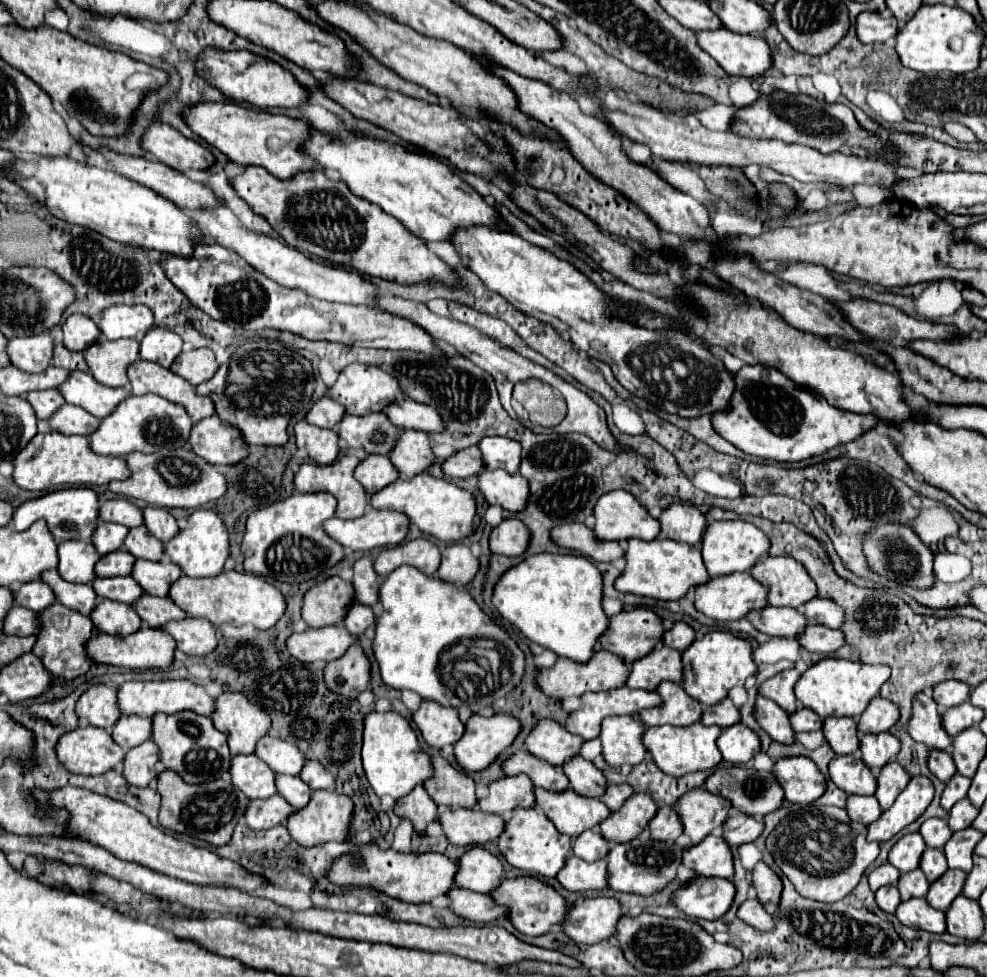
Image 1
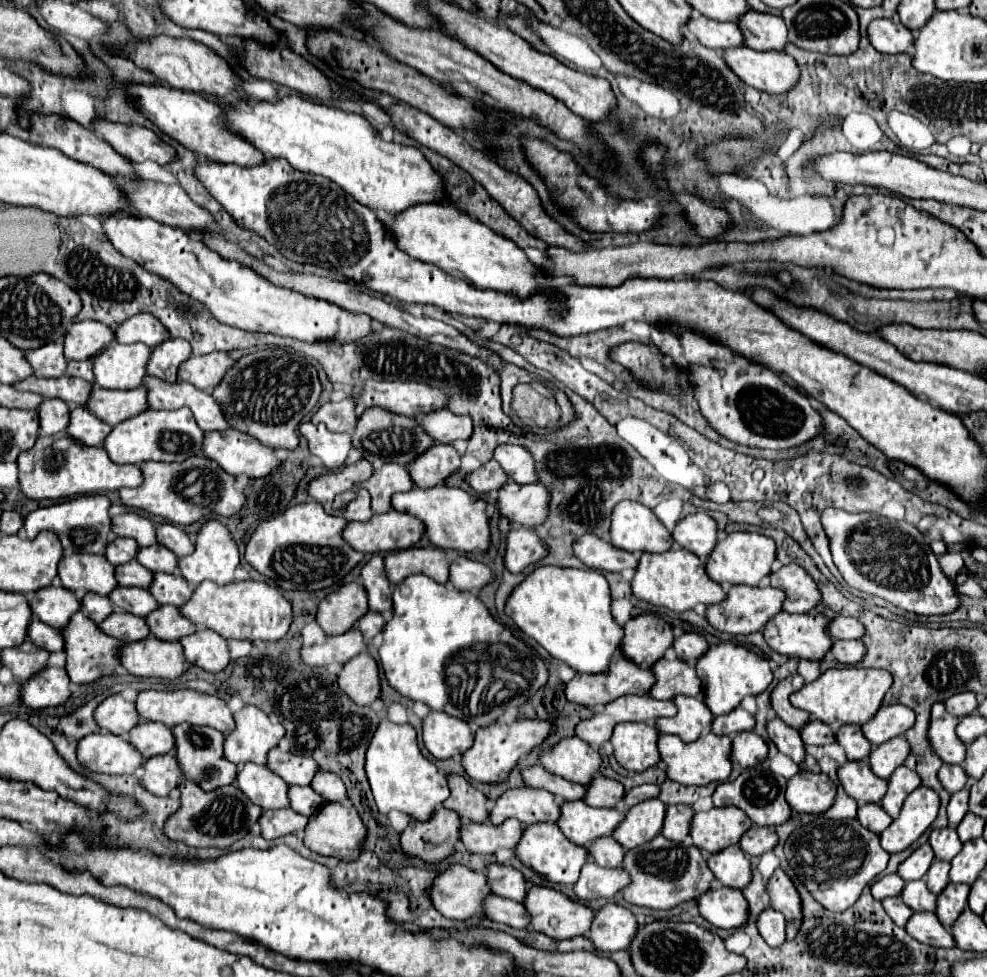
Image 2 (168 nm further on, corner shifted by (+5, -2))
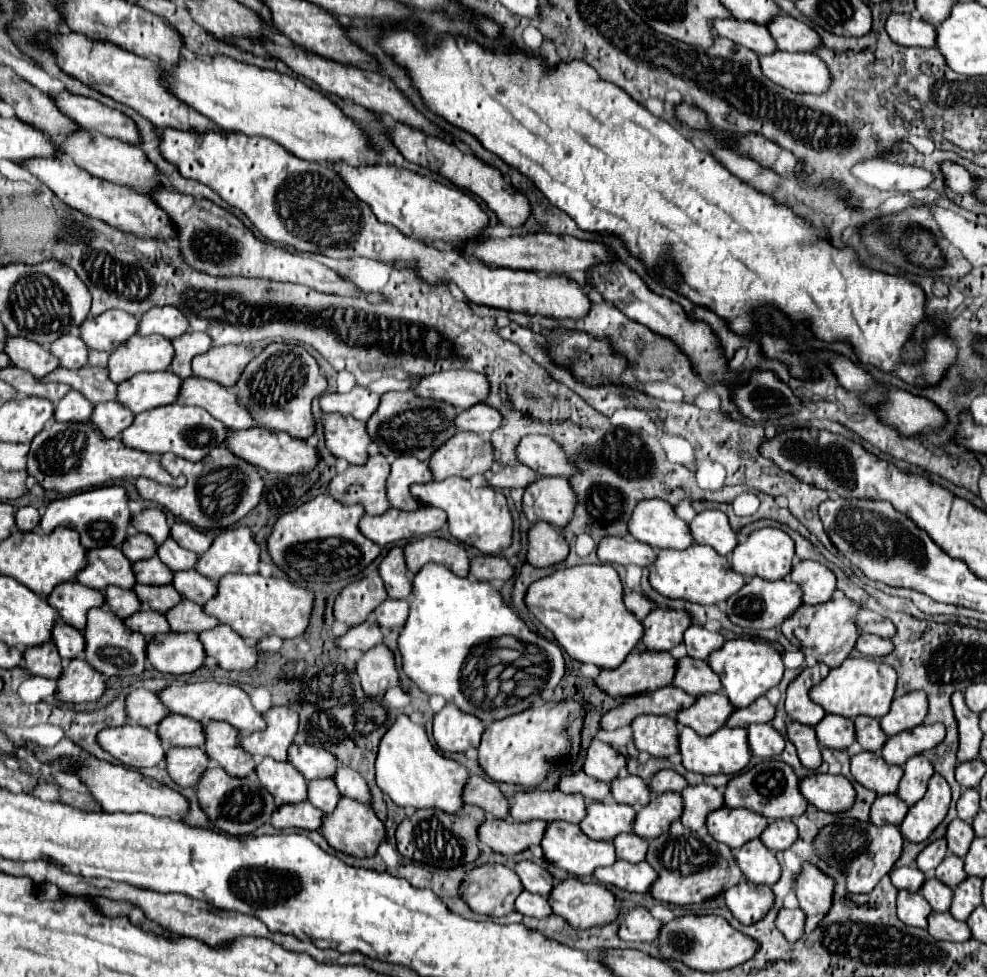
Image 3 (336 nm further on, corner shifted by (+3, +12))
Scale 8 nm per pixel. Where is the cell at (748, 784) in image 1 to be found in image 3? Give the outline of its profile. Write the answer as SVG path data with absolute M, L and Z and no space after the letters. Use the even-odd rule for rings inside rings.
M770 758L734 776L726 786L724 804L728 808L748 808L758 814L764 814L768 820L778 820L778 818L794 818L804 814L808 802L798 792L798 776L794 774L794 770L782 760Z

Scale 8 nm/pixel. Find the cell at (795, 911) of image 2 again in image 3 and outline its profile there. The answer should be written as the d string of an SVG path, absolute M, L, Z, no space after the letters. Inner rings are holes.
M808 862L802 866L802 872L796 876L794 894L798 898L800 908L806 914L806 926L804 926L806 934L812 932L816 924L826 916L832 904L832 888L834 882Z

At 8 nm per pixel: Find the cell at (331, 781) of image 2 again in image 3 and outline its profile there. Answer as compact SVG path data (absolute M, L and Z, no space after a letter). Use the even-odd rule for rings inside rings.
M338 766L338 774L334 774L334 782L336 782L342 796L350 796L350 798L364 802L364 804L370 802L370 792L368 792L366 782L354 770L350 770L346 766Z

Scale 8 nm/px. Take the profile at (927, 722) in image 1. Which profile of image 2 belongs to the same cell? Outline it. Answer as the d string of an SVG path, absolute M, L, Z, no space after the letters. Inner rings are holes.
M936 702L932 706L932 720L930 720L928 736L930 736L934 752L946 764L962 764L966 758L966 744L956 736L958 722L960 718L948 714L942 702Z

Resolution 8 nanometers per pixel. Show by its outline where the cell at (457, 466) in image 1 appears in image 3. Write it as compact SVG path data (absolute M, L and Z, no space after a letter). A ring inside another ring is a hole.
M508 464L502 466L502 470L494 472L488 478L488 484L494 488L526 488L530 482L534 482L536 472L530 470L524 464Z

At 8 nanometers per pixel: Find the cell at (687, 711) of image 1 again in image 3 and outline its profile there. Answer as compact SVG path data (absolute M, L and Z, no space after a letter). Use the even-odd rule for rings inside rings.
M722 692L700 694L696 696L694 706L678 712L676 720L682 726L690 726L700 736L708 736L726 724L732 710L730 700Z

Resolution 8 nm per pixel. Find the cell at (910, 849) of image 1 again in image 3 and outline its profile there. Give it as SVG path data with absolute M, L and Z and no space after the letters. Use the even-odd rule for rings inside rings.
M934 840L930 842L918 856L916 856L916 866L922 872L934 872L934 866L938 866L942 862L942 858L946 856L946 840Z

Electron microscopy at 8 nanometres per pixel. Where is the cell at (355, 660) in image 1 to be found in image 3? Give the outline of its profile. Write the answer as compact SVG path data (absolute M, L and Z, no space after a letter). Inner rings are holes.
M378 644L362 654L356 662L356 674L368 696L380 696L388 688L398 686L394 654L384 644Z

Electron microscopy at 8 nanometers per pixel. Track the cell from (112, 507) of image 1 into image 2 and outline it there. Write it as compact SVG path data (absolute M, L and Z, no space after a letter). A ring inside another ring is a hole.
M128 512L124 516L114 516L112 534L124 536L124 538L134 538L140 546L152 546L158 542L152 520L136 514L136 512Z

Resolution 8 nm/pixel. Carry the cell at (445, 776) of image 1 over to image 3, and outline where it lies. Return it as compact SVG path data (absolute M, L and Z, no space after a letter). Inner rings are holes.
M470 776L464 790L462 790L464 804L480 806L484 812L494 814L496 818L508 816L508 802L498 790L498 786L492 780L486 780L482 776Z

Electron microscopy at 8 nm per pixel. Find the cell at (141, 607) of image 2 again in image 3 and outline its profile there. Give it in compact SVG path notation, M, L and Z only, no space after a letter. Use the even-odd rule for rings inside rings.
M134 584L134 592L138 594L138 600L142 602L142 608L150 608L156 612L166 612L172 606L176 606L182 596L174 590L174 586L142 586Z

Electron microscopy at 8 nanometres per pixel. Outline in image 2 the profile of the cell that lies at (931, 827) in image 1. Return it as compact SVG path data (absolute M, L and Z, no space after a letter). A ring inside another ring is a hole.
M952 828L932 830L930 846L936 852L936 860L946 860L946 862L950 862L962 850L962 842L956 834L956 828L954 830Z

